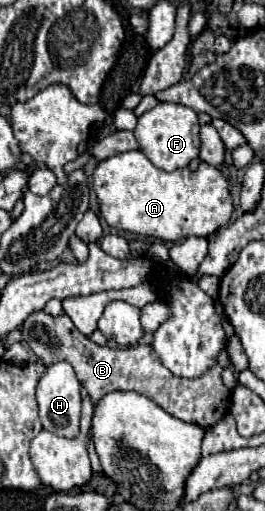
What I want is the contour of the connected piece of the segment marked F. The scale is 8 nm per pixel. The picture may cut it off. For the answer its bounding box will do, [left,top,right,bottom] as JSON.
[135,102,199,172]

